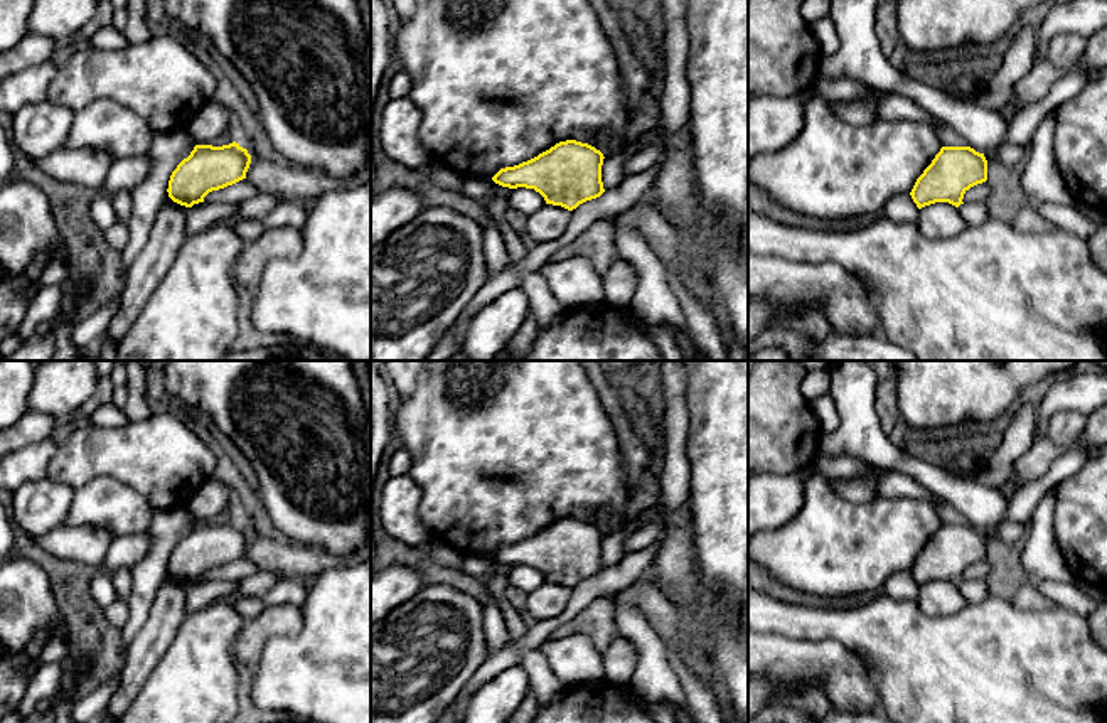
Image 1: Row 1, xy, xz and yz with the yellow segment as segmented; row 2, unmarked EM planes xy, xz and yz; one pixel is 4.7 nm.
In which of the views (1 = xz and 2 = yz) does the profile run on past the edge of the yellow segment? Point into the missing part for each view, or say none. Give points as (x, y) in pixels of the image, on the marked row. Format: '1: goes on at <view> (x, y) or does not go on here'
1: does not go on here
2: does not go on here

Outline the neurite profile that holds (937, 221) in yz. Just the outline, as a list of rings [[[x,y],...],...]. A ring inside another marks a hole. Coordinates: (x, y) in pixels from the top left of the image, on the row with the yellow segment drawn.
[[[935,202],[918,209],[915,222],[928,239],[947,239],[957,236],[965,228],[959,207],[949,202]]]

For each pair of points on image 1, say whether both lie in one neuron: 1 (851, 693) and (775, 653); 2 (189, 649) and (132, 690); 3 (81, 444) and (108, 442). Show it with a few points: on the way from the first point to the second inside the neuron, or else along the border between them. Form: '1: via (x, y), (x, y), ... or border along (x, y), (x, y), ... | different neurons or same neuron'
1: via (833, 674), (819, 661), (794, 661) | same neuron
2: border along (167, 649), (128, 705) | different neurons
3: via (88, 444), (101, 444) | same neuron

